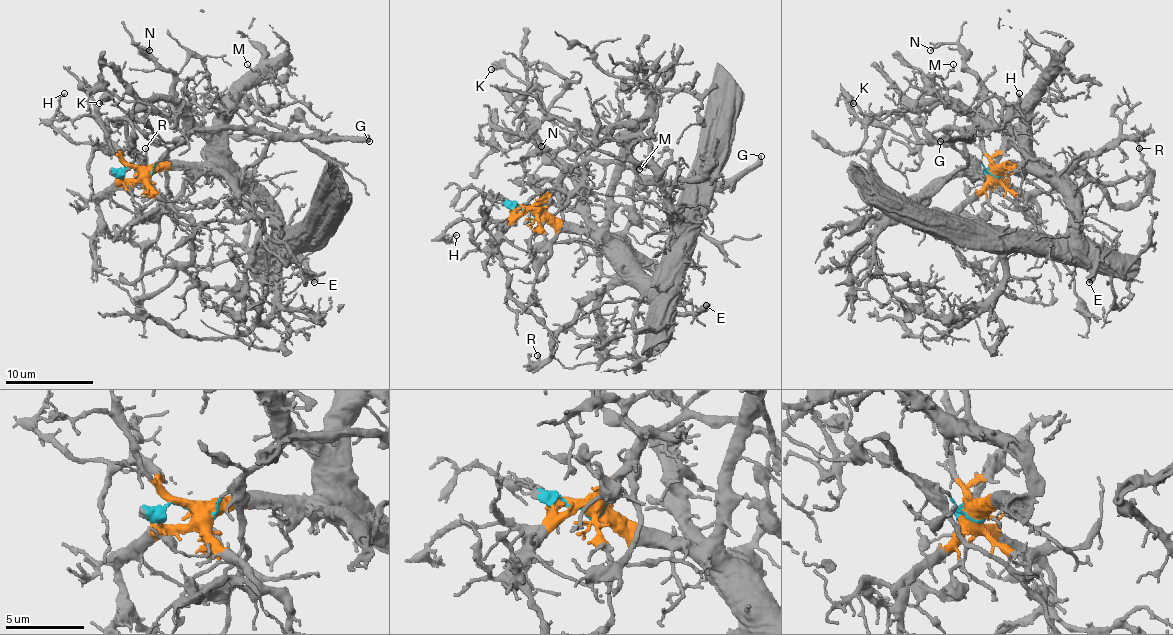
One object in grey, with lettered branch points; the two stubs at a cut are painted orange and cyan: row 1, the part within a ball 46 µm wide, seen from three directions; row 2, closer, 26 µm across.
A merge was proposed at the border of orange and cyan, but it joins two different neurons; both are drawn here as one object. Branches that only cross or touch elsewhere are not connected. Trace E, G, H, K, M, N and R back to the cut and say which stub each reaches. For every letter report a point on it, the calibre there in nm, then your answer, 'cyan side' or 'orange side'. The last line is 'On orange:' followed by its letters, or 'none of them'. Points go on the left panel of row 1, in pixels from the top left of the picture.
E: (314, 282) | 480 nm | orange side
G: (369, 141) | 400 nm | cyan side
H: (64, 93) | 200 nm | orange side
K: (99, 103) | 240 nm | cyan side
M: (247, 64) | 100 nm | orange side
N: (149, 50) | 160 nm | orange side
R: (145, 148) | 200 nm | orange side
On orange: E, H, M, N, R

